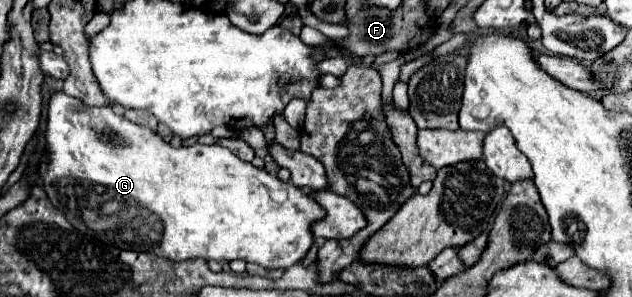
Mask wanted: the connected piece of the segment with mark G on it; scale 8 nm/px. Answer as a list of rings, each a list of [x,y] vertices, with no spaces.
[[[63,91],[55,93],[51,97],[51,101],[49,101],[49,119],[47,119],[45,137],[47,137],[49,163],[43,161],[43,165],[37,167],[37,177],[41,179],[51,203],[57,209],[63,209],[63,213],[67,213],[67,219],[81,233],[87,233],[89,237],[93,233],[103,243],[115,245],[119,249],[135,249],[135,251],[155,253],[159,257],[167,257],[167,259],[173,259],[173,261],[183,261],[183,259],[191,259],[191,257],[203,257],[203,259],[215,259],[215,261],[243,259],[243,261],[257,263],[257,265],[267,267],[267,269],[287,269],[287,267],[295,265],[297,261],[301,261],[307,255],[307,251],[315,243],[311,227],[325,217],[323,207],[309,195],[309,191],[299,189],[289,181],[281,181],[277,177],[271,177],[265,169],[257,169],[251,163],[239,161],[239,157],[235,157],[229,149],[225,149],[221,145],[195,143],[195,145],[189,145],[189,147],[185,147],[185,145],[183,147],[173,147],[157,131],[127,121],[123,115],[115,113],[113,107],[87,107],[79,99],[67,97]]]

